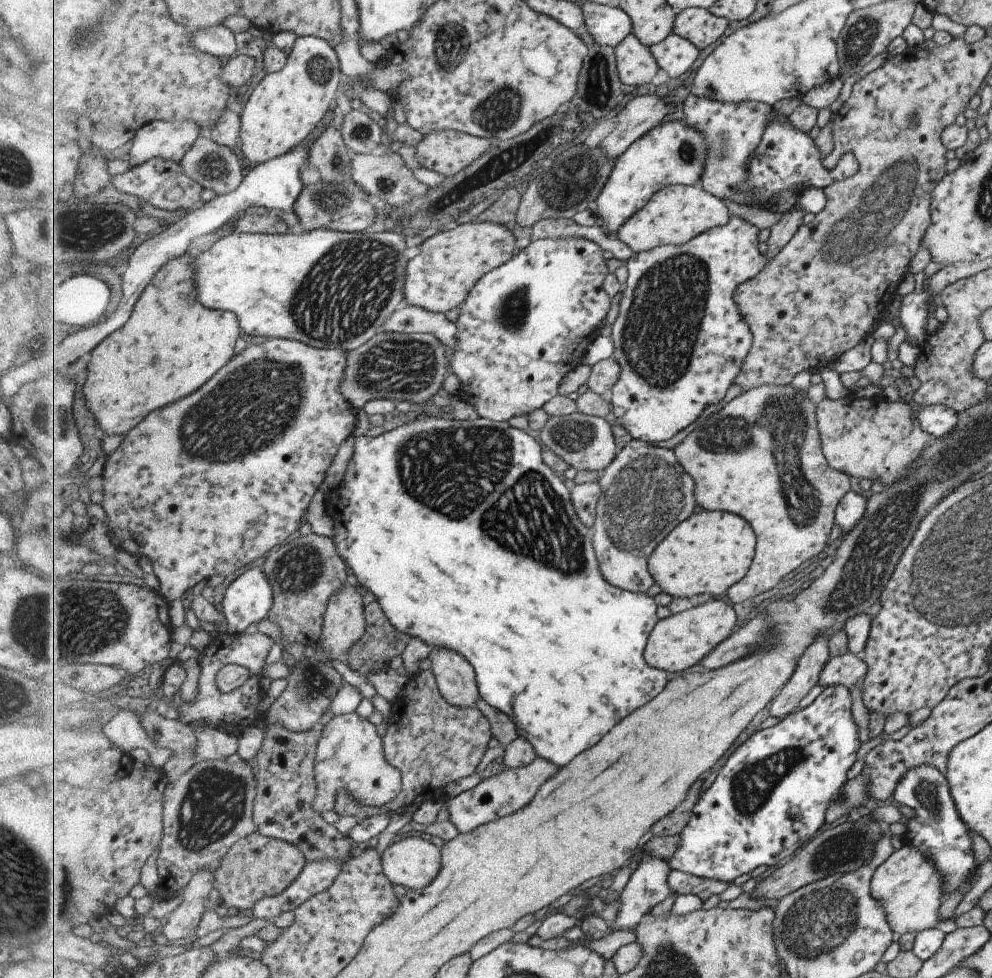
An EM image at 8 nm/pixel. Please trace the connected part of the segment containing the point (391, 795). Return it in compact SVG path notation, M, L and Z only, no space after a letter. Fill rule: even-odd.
M357 712L334 717L326 727L318 745L314 765L317 791L314 812L325 815L335 809L338 791L343 788L351 798L363 806L382 806L393 800L402 790L402 775L386 758L382 737L377 726Z

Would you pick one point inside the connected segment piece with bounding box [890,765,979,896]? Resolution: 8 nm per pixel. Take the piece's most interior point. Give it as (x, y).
(936, 830)

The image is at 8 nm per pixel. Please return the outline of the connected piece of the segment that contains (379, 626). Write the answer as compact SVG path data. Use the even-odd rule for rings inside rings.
M374 600L364 608L367 620L365 634L349 648L345 664L351 671L366 676L385 670L391 658L398 656L396 652L405 652L403 648L406 649L411 637L408 633L397 630L389 622L379 602ZM395 644L397 651L394 649Z

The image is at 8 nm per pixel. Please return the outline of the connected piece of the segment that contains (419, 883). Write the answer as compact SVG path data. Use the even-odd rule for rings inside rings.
M402 838L382 854L385 875L393 885L423 888L441 870L442 850L423 838Z

